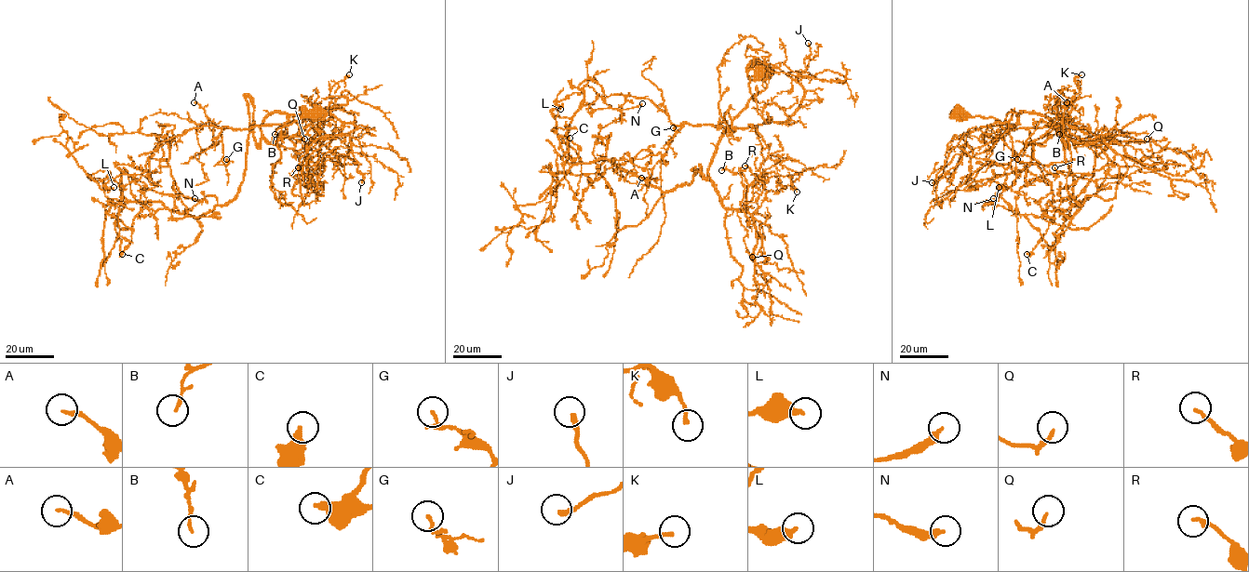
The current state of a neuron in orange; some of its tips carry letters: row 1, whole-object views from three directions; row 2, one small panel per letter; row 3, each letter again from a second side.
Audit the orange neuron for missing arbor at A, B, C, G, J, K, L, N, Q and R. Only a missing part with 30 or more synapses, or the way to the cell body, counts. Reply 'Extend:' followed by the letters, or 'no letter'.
Extend: no letter

